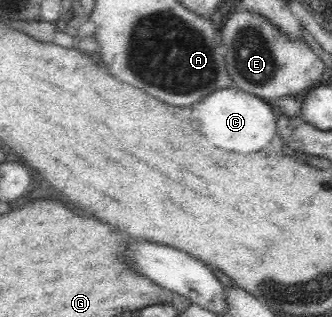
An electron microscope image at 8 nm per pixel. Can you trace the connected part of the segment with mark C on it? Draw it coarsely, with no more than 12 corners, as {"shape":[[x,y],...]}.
{"shape":[[233,87],[193,105],[221,149],[253,153],[277,135],[277,115]]}

